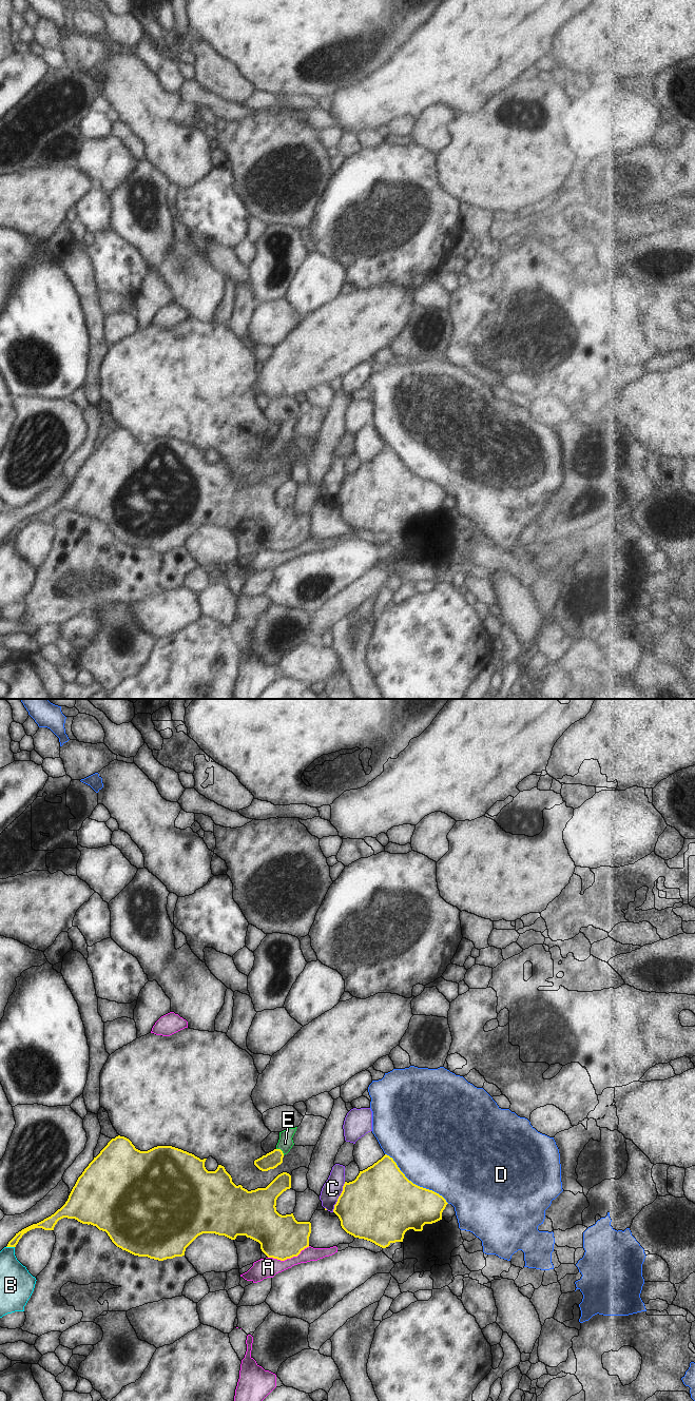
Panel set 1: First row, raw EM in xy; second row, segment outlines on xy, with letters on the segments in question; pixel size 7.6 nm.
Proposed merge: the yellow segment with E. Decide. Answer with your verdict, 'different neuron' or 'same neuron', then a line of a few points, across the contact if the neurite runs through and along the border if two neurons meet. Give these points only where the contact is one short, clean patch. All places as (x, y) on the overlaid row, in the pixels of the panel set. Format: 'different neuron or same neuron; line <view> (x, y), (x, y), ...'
same neuron; line xy (272, 1160), (281, 1150), (285, 1143)

